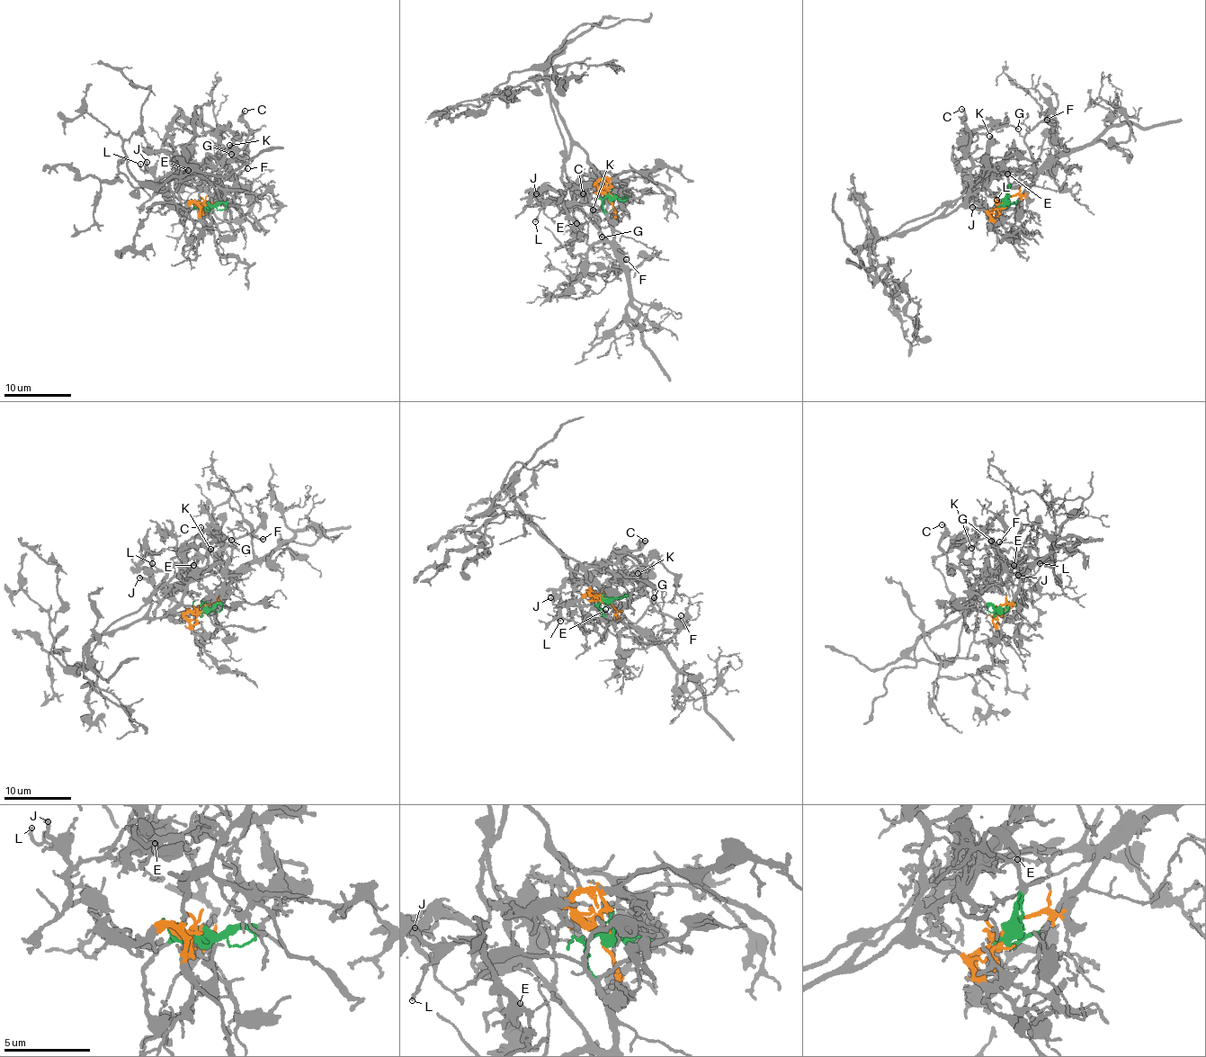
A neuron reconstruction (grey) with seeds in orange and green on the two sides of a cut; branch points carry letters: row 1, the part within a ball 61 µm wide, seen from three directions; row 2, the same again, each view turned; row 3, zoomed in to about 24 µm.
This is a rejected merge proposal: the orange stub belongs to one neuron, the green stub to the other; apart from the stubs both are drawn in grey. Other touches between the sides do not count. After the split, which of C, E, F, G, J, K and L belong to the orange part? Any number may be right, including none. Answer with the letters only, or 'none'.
C, E, G, J, K, L

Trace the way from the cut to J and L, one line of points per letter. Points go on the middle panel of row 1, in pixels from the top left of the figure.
J: (609, 195), (593, 167), (592, 175), (584, 185), (568, 185), (554, 200), (542, 200), (536, 193)
L: (609, 195), (593, 167), (588, 183), (568, 185), (540, 210), (534, 222)

